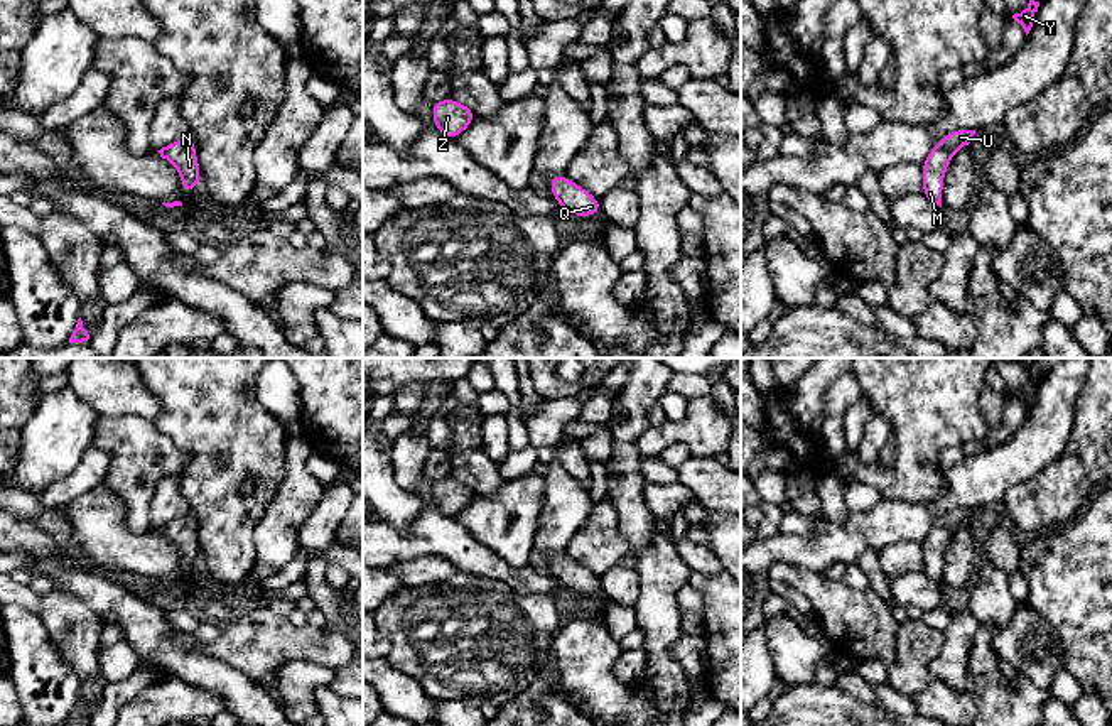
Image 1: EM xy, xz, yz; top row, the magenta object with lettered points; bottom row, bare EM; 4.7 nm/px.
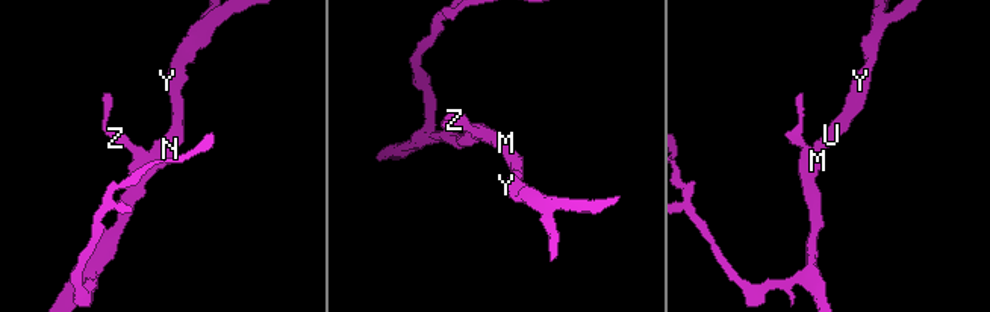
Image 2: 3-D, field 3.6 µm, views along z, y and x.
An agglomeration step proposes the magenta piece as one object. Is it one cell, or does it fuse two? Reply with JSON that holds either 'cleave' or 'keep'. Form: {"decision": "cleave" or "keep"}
{"decision": "keep"}

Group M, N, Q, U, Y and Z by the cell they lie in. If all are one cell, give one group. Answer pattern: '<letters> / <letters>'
M N Q U Y Z

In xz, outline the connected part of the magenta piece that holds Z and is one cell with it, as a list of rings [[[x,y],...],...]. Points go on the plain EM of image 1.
[[[454,476],[432,481],[432,498],[442,513],[454,518],[474,498],[476,491],[471,485],[457,481]]]

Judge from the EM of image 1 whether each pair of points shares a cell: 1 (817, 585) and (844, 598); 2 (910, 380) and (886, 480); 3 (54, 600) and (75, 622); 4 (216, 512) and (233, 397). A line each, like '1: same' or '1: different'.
1: same
2: same
3: same
4: same

